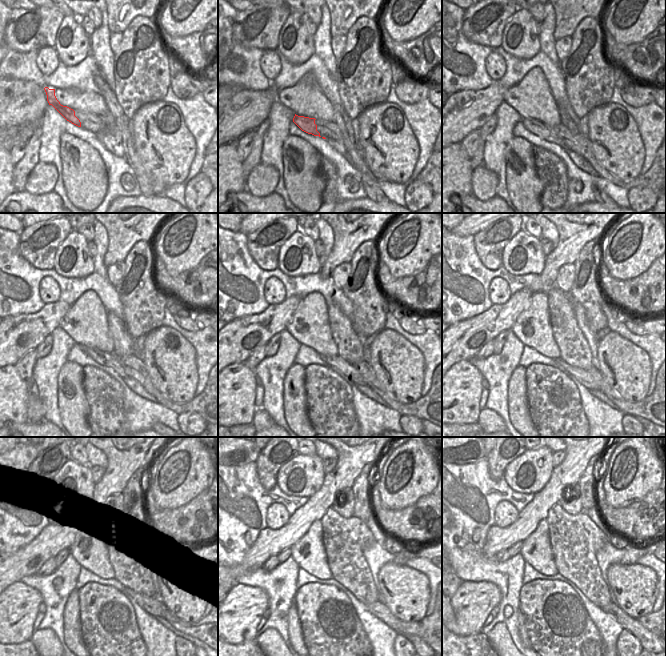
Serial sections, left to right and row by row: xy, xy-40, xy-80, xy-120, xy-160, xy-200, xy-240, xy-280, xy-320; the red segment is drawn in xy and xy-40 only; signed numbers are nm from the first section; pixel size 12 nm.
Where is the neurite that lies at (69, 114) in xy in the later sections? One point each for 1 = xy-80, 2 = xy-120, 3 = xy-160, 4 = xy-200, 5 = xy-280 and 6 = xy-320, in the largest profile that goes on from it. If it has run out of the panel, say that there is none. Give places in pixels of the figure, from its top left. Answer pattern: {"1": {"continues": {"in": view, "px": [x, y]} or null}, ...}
{"1": {"continues": {"in": "xy-80", "px": [536, 127]}}, "2": {"continues": {"in": "xy-120", "px": [105, 359]}}, "3": {"continues": {"in": "xy-160", "px": [347, 369]}}, "4": {"continues": {"in": "xy-200", "px": [582, 376]}}, "5": {"continues": {"in": "xy-280", "px": [378, 608]}}, "6": {"continues": {"in": "xy-320", "px": [645, 636]}}}

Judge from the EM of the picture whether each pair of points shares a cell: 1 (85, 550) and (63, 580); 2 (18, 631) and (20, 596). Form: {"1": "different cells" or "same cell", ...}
{"1": "different cells", "2": "same cell"}

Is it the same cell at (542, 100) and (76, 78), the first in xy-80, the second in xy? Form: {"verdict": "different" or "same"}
{"verdict": "different"}

